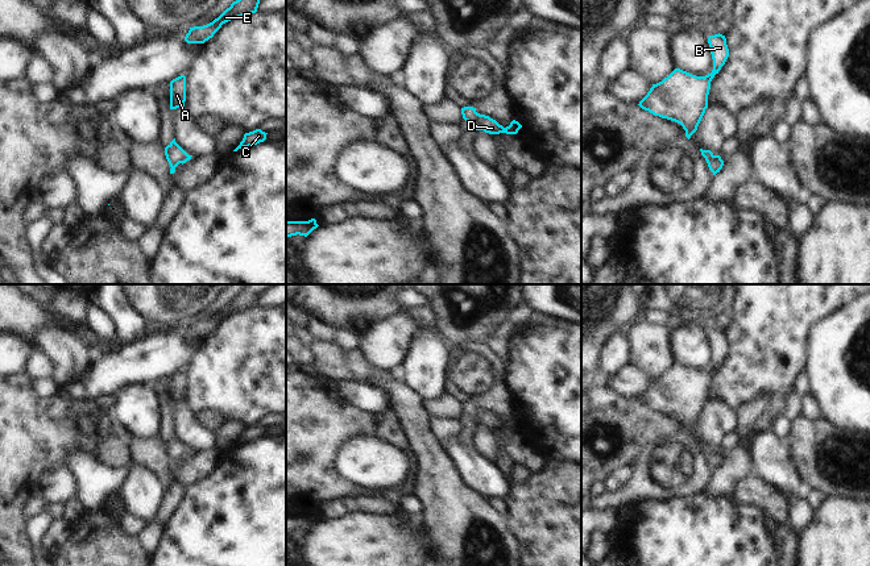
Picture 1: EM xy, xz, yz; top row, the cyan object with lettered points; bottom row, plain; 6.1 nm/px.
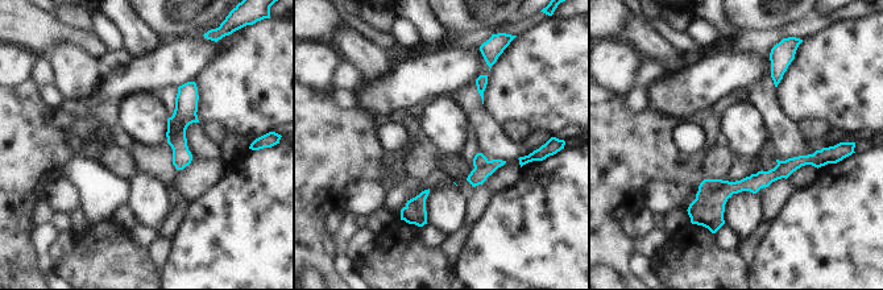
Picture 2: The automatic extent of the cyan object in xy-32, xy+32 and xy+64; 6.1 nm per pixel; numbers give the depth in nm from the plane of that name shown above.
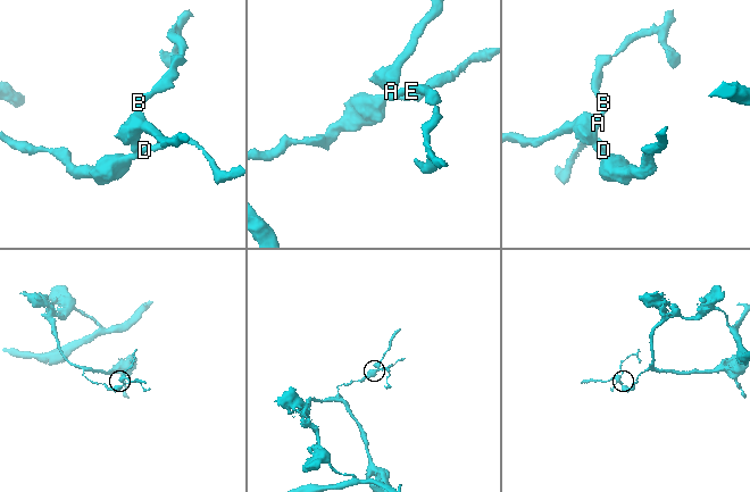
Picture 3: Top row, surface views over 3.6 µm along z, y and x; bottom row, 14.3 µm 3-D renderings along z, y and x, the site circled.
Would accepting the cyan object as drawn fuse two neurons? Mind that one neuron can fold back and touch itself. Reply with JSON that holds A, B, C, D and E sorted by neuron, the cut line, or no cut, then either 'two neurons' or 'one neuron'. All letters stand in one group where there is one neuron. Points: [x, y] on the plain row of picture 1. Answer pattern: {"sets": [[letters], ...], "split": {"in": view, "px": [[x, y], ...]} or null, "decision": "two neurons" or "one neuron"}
{"sets": [["A", "B", "E"], ["C", "D"]], "split": {"in": "xz", "px": [[479, 408], [472, 419]]}, "decision": "two neurons"}

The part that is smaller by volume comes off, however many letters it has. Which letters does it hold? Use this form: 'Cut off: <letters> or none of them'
Cut off: A, B, E

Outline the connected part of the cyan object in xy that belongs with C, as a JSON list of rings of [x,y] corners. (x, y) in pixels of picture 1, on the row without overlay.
[[[256,424],[253,426],[245,428],[243,436],[233,446],[264,437],[266,434],[266,429],[268,428],[262,426],[261,424]]]

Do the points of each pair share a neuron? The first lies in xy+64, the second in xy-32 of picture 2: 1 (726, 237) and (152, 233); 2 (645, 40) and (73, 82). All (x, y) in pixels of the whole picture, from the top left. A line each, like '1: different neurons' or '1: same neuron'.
1: same neuron
2: same neuron

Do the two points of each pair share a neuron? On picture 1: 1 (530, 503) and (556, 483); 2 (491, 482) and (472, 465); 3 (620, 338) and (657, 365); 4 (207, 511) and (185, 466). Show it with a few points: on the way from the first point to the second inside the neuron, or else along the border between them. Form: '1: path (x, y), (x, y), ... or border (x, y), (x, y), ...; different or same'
1: path (537, 503), (550, 490); same
2: path (487, 479), (476, 469); same
3: border (628, 328), (630, 338), (629, 363); different
4: border (216, 463), (186, 488); different

